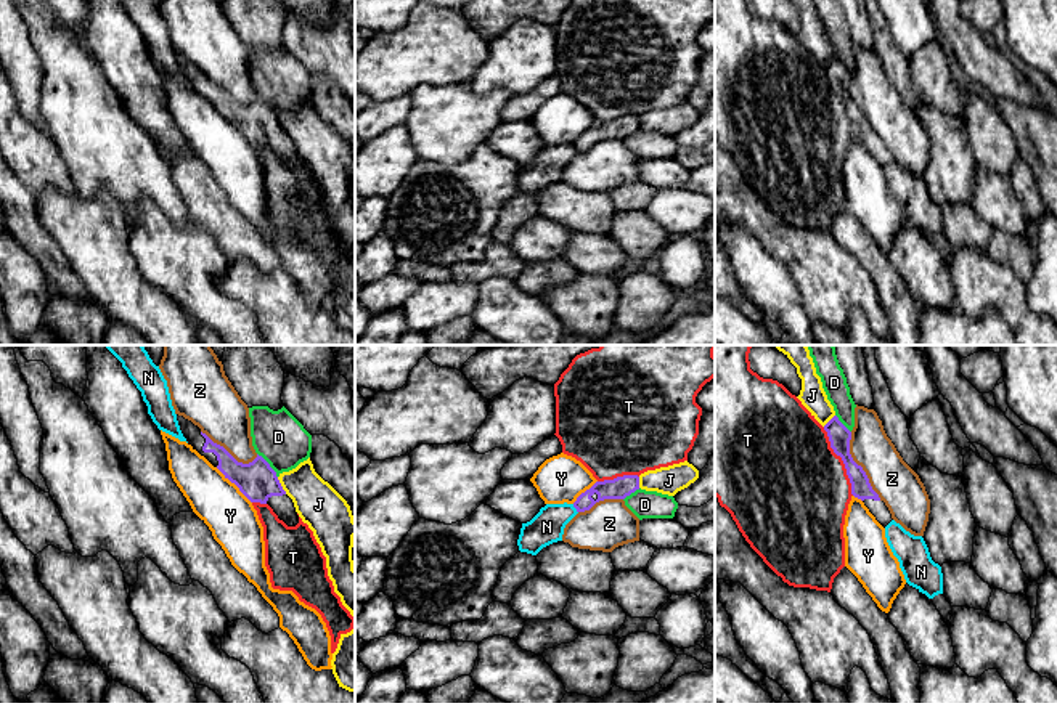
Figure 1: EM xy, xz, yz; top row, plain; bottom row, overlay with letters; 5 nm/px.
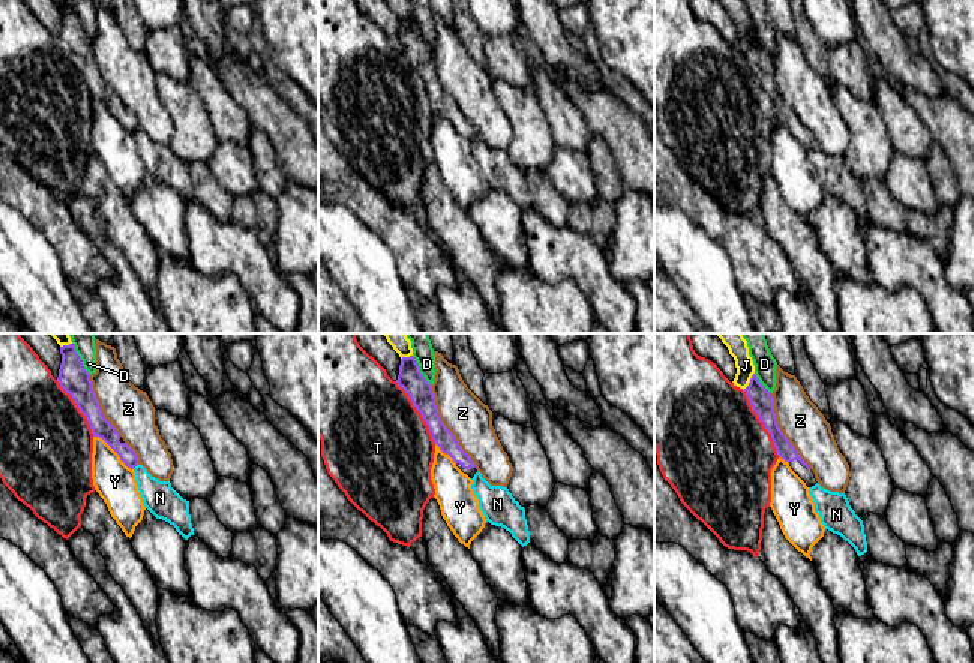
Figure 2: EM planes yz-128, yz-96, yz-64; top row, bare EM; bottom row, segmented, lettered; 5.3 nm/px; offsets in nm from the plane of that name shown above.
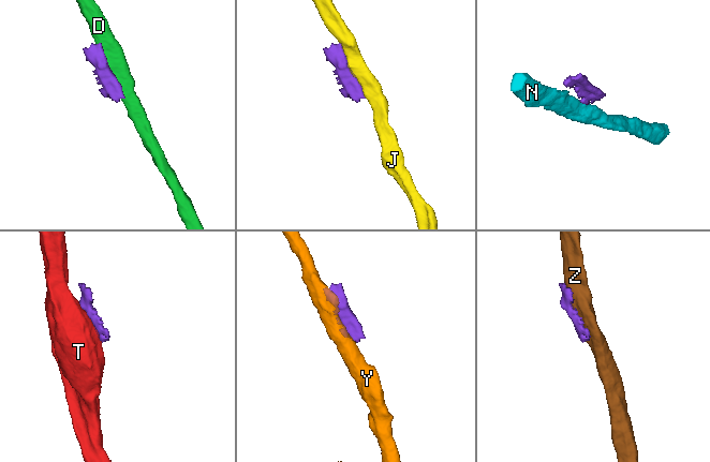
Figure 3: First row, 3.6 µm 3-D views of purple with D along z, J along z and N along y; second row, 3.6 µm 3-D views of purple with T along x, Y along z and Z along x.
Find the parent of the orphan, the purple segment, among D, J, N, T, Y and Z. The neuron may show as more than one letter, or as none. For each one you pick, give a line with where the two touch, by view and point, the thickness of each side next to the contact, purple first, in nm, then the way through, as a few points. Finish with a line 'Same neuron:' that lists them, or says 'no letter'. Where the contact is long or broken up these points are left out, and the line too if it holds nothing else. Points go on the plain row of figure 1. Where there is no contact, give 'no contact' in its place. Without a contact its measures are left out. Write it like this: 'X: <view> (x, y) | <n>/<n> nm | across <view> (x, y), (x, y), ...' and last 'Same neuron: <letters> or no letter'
Same neuron: no letter

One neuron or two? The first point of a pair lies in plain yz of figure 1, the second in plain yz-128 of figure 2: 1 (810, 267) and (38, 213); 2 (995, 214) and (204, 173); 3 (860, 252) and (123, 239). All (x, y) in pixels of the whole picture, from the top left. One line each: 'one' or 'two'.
1: one
2: two
3: one

